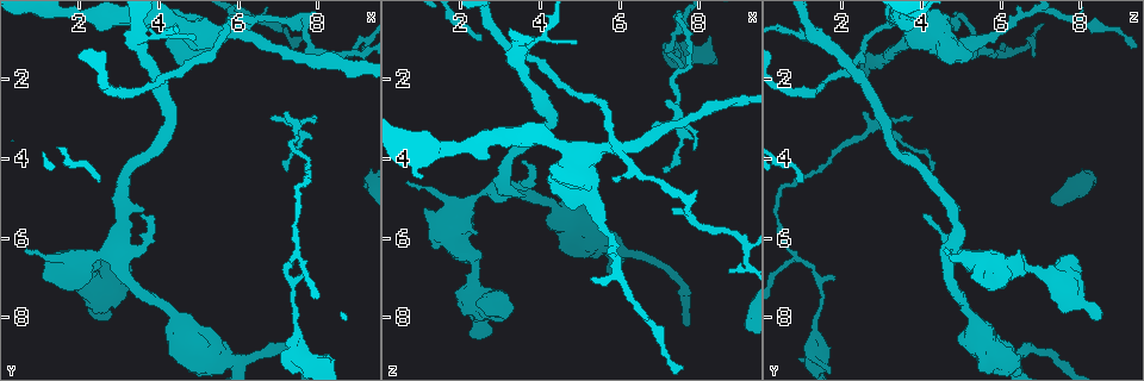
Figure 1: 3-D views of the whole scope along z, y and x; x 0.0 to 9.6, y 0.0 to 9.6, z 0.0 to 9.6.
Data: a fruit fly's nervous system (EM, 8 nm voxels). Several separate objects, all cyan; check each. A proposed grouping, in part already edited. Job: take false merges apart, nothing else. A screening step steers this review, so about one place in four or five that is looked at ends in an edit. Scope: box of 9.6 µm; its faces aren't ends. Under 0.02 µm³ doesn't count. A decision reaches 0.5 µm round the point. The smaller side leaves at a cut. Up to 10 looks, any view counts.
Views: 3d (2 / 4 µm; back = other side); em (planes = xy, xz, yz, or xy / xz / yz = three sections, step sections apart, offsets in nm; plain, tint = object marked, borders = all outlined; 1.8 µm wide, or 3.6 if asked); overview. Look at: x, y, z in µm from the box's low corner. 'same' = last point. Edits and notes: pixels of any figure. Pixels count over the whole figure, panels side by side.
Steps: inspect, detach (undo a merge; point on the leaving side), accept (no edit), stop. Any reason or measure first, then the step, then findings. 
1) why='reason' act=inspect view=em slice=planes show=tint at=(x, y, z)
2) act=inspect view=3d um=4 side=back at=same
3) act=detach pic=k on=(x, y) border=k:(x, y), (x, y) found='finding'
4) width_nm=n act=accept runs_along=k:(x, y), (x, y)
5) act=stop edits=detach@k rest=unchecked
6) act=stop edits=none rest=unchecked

why='a fork' act=inspect view=3d um=4 at=(7.45, 6.45, 0.85)

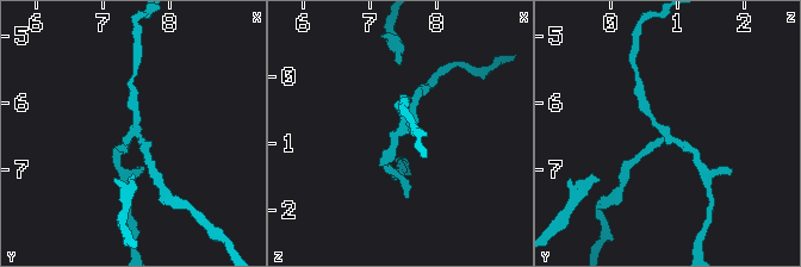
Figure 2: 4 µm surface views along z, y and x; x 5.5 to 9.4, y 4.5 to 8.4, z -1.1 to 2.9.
arms=3 act=inspect view=em slice=xz step=16 show=tint at=(7.40, 6.45, 0.80)

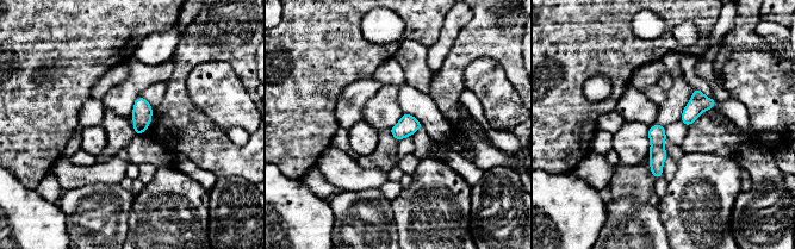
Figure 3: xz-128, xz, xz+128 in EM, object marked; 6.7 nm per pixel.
why='cut it another way' act=inspect view=em slice=planes show=borders at=same

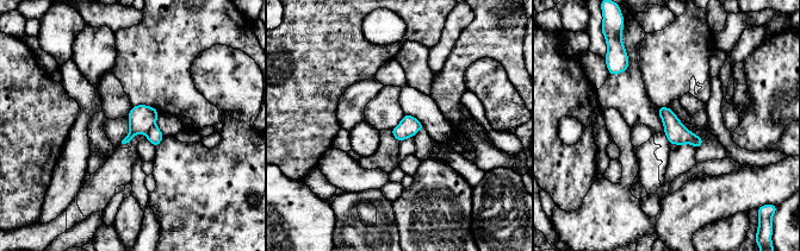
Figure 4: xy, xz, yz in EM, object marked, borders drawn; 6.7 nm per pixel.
act=detach pic=4 on=(154, 136) border=4:(155, 125), (146, 133) found='two cells meet here'

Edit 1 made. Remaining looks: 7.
act=inspect view=overview

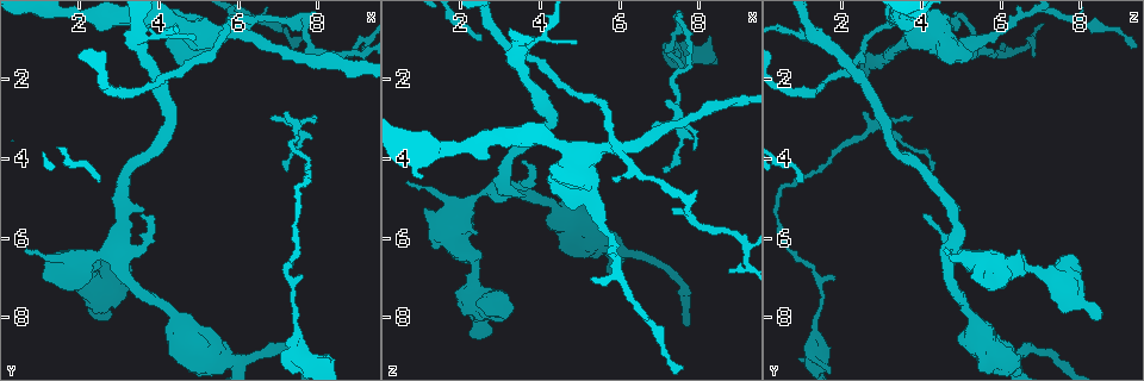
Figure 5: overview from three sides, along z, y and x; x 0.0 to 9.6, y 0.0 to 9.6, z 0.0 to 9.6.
why='sharp bend' act=inspect view=em slice=planes show=tint at=(7.45, 8.90, 1.30)

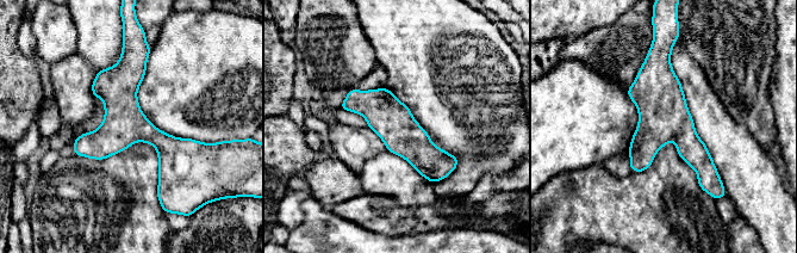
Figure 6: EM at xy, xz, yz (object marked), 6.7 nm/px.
act=accept runs_along=6:(124, 53), (125, 110), (166, 150), (160, 189) found='one cell here'

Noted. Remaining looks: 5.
why='sudden change in width' act=inspect view=3d um=2 at=(3.50, 0.90, 1.30)

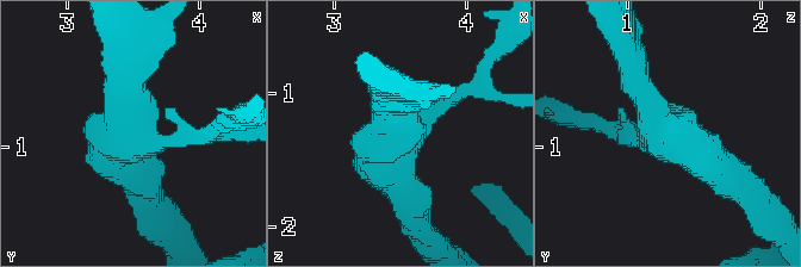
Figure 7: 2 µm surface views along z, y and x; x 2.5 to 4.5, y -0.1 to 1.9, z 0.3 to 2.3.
act=inspect view=em slice=yz step=4 show=tint at=(3.48, 0.94, 1.30)

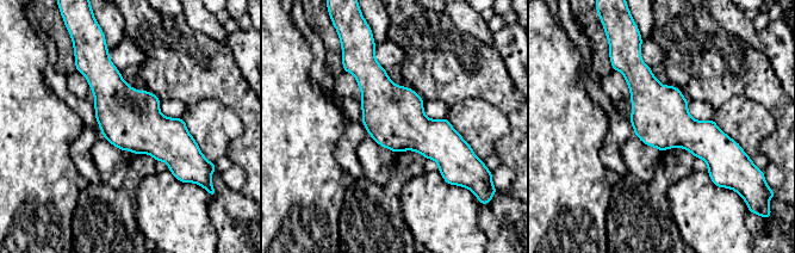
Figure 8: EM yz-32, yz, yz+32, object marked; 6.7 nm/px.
act=accept found='continuous, no second cell'

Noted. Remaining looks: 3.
why='looks like a crossing' act=inspect view=em slice=yz step=16 show=tint at=(5.85, 0.75, 3.75)

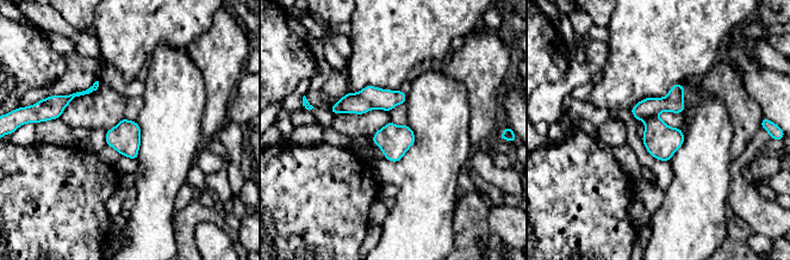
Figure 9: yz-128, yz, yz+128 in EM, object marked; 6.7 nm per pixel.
width_nm=200 act=detach pic=9 on=(673, 101) border=9:(657, 115), (644, 121) found='a second cell is stuck on'

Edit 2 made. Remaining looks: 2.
act=stop edits=detach@4,detach@9 rest=unchecked

